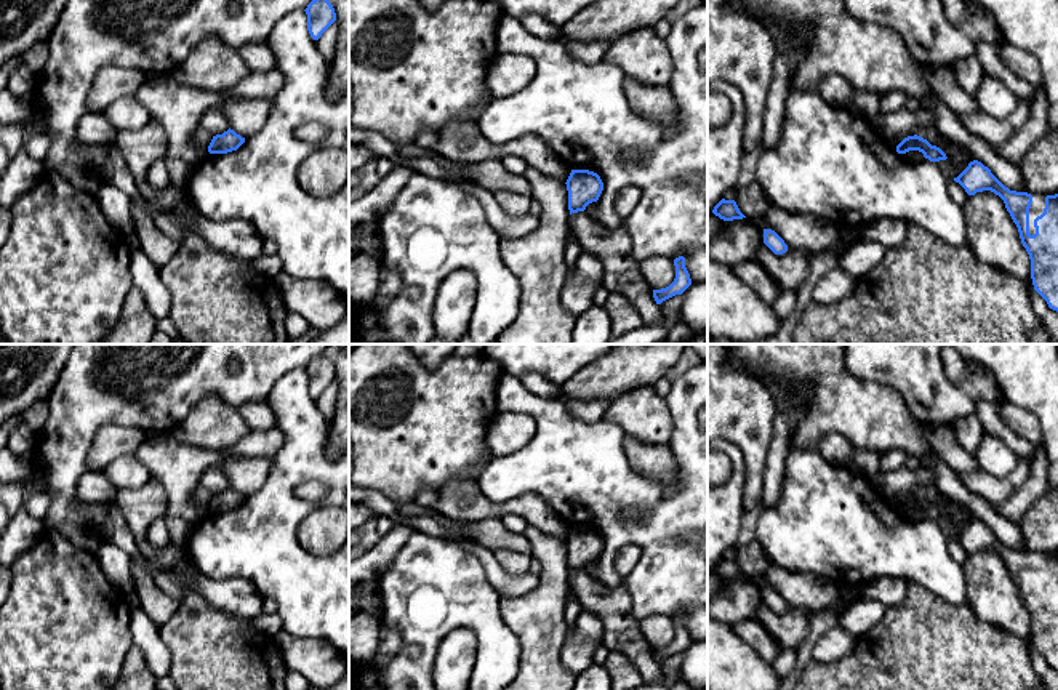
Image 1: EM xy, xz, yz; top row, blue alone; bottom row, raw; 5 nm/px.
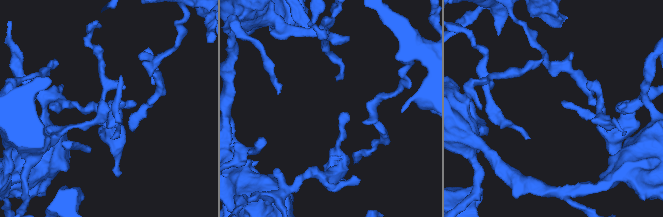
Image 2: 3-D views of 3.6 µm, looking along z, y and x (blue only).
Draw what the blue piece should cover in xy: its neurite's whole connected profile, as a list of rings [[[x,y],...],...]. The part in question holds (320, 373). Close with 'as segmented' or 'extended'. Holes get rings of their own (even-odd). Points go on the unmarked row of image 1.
[[[323,354],[312,359],[304,370],[307,373],[307,389],[314,399],[319,399],[336,379],[335,367]]]; as segmented

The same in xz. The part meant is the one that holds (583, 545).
[[[571,528],[565,543],[570,573],[584,570],[589,562],[599,559],[603,549],[600,535],[589,528]]]; as segmented

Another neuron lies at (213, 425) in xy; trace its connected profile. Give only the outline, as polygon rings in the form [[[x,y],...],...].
[[[211,394],[202,399],[184,421],[168,434],[186,445],[222,451],[238,443],[248,432],[250,427],[238,408]]]

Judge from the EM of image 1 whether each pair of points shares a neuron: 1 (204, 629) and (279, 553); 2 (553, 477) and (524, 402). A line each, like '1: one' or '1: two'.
1: two
2: one

